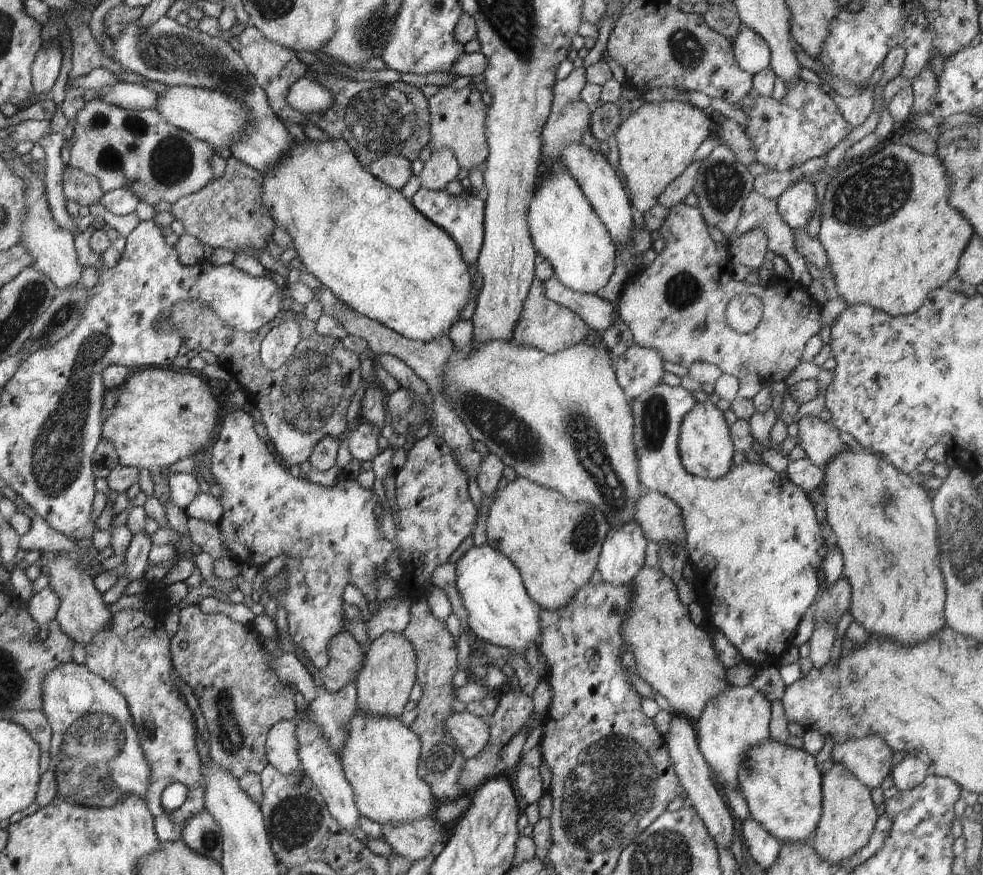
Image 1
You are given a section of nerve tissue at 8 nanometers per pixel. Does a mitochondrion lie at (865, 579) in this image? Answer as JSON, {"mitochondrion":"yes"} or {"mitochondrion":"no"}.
{"mitochondrion":"no"}

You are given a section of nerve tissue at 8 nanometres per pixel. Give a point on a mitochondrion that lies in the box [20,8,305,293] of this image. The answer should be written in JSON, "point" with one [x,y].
{"point":[168,52]}

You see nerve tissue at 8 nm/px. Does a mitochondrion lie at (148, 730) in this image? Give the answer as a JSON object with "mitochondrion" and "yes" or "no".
{"mitochondrion":"yes"}

